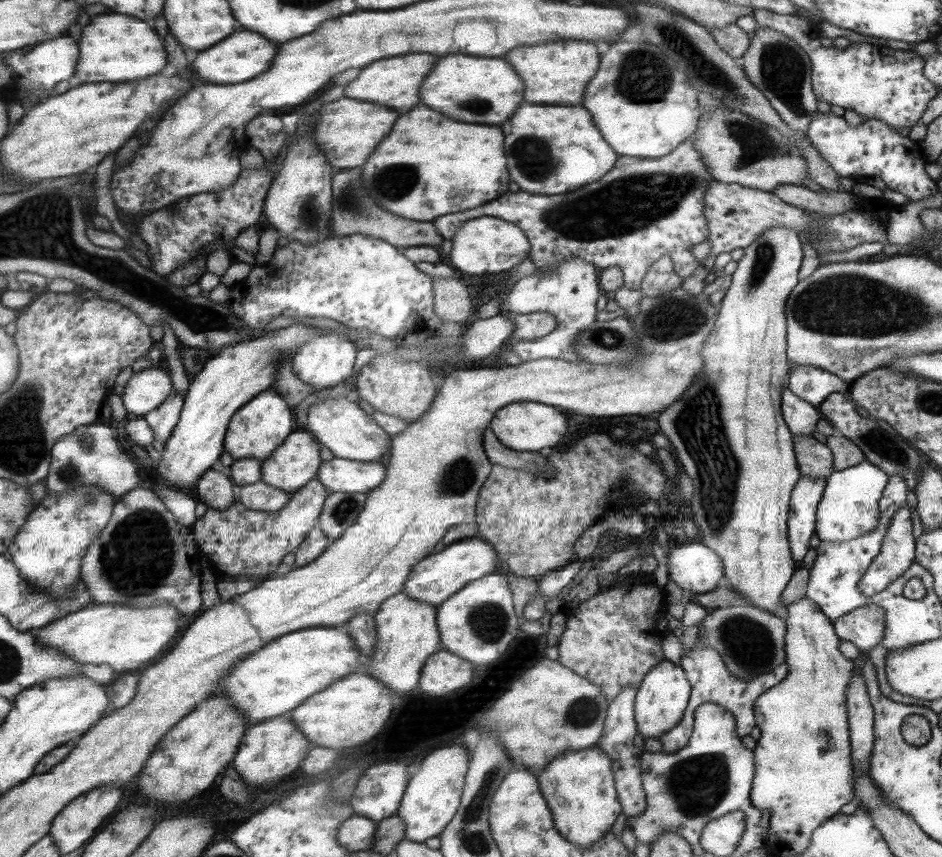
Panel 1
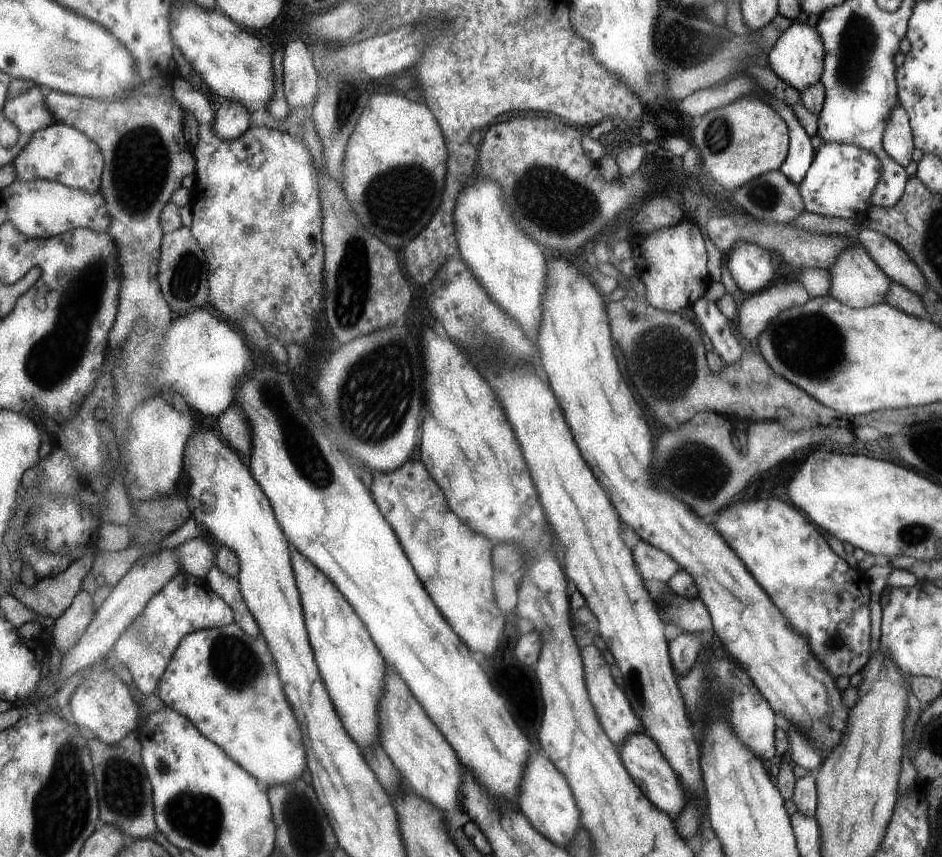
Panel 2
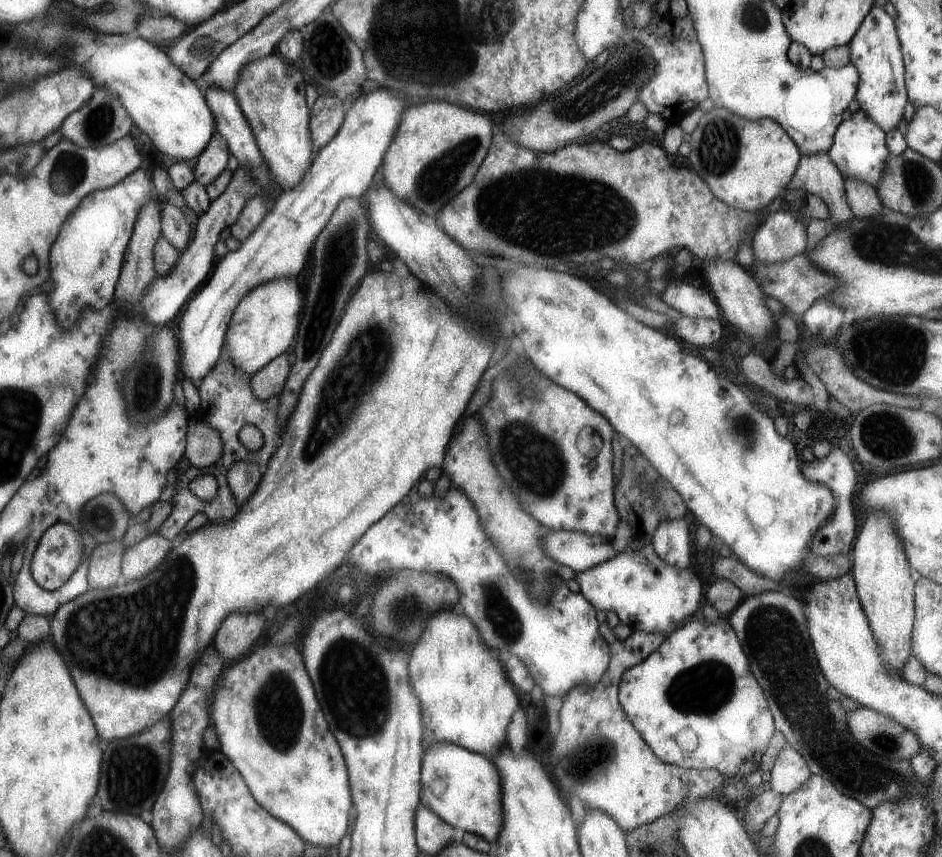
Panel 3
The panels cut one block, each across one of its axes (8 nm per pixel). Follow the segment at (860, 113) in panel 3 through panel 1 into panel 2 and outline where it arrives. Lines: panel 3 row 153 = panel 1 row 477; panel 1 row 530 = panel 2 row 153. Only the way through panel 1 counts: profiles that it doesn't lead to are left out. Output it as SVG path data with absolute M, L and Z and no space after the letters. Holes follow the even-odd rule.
M822 143L815 152L815 162L808 169L807 176L799 184L800 196L804 208L809 213L823 217L838 217L841 219L861 220L870 211L870 202L874 188L878 186L882 176L882 162L874 153L862 150L854 145L841 145L840 143Z

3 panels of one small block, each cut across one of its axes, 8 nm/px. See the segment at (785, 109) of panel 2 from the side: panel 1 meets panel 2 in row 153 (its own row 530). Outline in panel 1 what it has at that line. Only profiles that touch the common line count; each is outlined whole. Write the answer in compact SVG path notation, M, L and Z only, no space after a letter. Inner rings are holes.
M801 476L792 491L791 512L788 516L788 537L792 559L803 562L810 548L809 540L816 530L816 512L827 488L824 477Z

